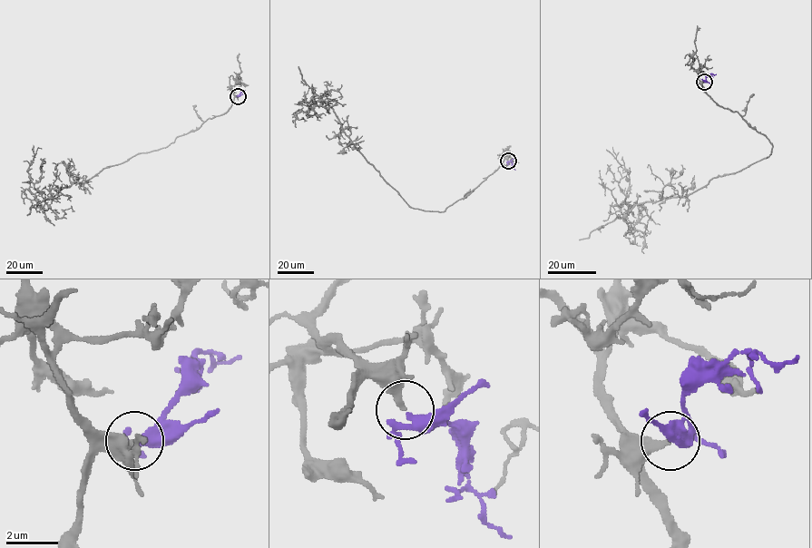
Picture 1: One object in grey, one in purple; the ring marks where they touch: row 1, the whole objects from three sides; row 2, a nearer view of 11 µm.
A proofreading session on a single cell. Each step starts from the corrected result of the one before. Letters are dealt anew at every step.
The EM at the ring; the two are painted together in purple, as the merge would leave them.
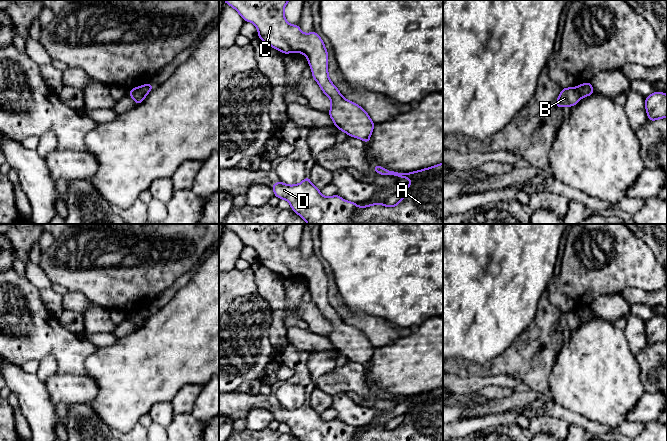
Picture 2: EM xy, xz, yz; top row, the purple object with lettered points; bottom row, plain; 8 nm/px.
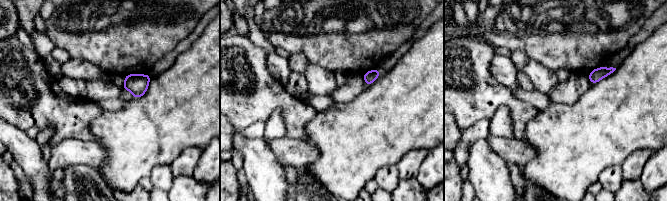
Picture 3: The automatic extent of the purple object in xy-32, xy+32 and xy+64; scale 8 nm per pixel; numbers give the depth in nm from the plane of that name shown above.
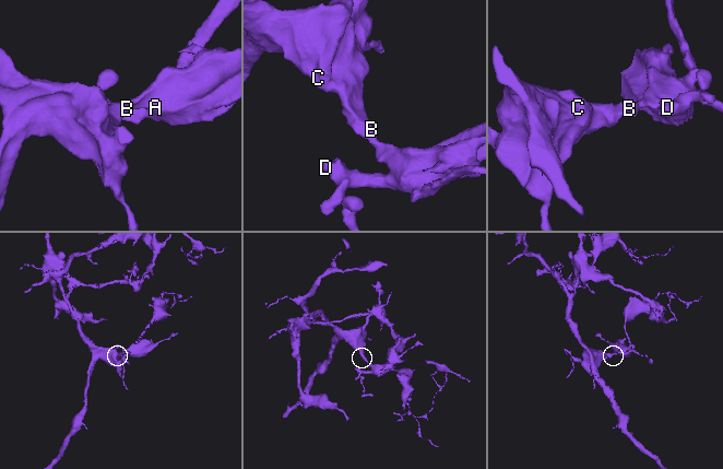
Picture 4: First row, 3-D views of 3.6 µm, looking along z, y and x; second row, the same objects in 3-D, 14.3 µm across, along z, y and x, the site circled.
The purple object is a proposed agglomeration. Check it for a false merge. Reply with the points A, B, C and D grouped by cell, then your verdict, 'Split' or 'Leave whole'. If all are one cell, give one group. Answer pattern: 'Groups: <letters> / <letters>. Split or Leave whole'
Groups: A D / B C. Split

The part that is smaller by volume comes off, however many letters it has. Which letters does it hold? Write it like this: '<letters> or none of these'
A, D

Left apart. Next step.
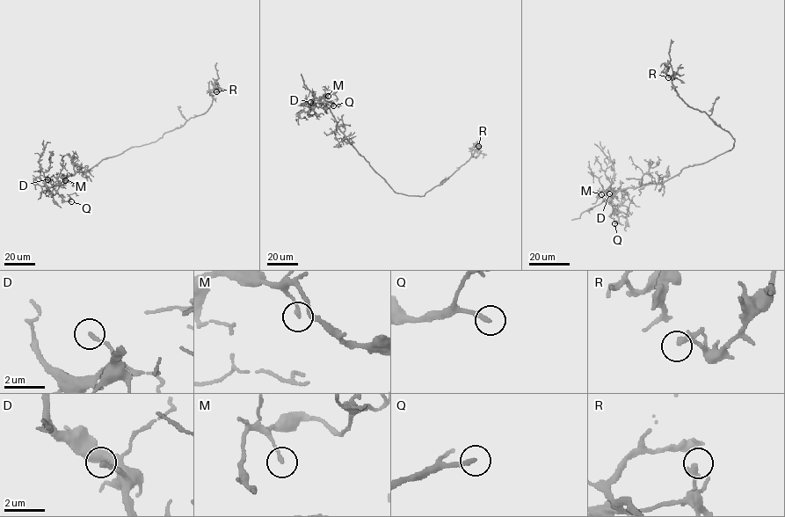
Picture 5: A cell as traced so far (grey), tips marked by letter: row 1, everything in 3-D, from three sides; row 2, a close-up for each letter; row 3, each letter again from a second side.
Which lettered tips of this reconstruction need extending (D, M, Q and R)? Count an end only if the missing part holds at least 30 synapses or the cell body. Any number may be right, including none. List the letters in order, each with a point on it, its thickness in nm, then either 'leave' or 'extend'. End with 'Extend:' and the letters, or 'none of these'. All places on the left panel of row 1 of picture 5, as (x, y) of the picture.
D: at (47, 179); 170 nm thick; leave
M: at (65, 180); 150 nm thick; leave
Q: at (71, 201); 220 nm thick; extend
R: at (216, 91); 320 nm thick; leave
Extend: Q

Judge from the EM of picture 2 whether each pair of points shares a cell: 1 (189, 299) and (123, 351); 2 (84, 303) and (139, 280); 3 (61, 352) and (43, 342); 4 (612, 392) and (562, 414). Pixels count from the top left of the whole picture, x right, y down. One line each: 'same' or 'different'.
1: same
2: different
3: same
4: different

